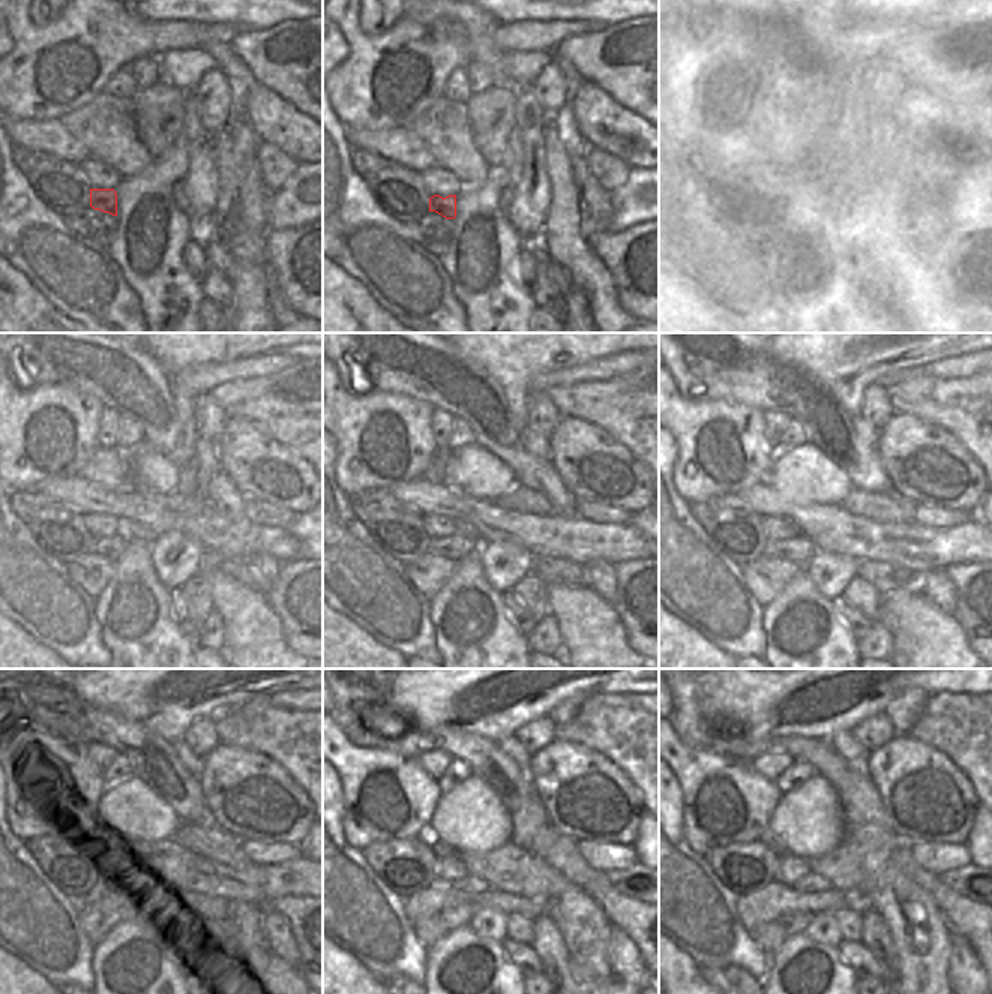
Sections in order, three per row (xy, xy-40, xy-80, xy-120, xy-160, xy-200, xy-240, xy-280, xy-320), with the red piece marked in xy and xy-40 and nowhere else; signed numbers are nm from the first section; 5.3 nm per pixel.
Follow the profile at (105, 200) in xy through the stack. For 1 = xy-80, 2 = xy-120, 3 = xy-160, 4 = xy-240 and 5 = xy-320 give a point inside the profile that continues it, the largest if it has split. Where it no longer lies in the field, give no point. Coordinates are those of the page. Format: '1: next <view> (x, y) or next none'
1: next xy-80 (778, 207)
2: next xy-120 (110, 547)
3: next xy-160 (455, 547)
4: next xy-240 (131, 886)
5: next xy-320 (812, 883)

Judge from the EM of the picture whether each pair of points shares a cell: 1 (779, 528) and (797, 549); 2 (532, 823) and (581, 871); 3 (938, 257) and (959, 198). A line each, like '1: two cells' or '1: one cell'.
1: two cells
2: two cells
3: two cells

